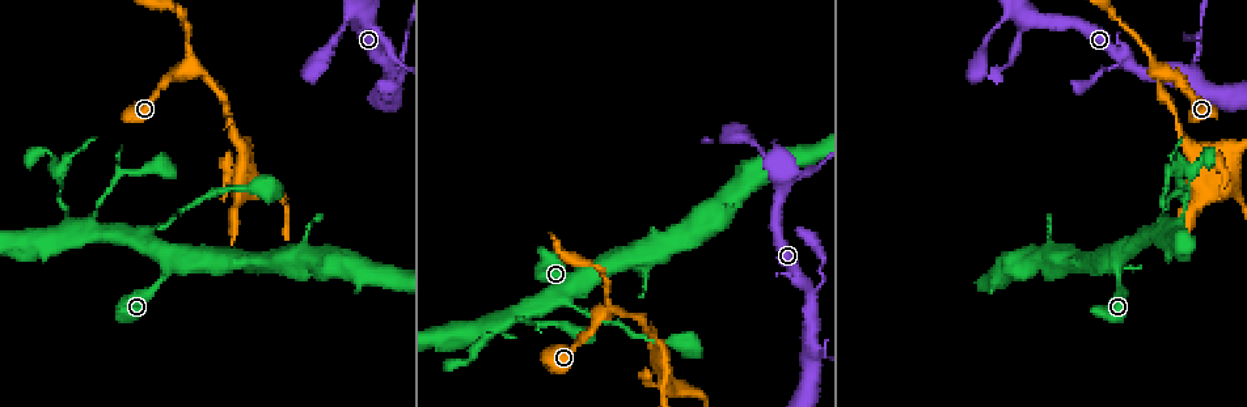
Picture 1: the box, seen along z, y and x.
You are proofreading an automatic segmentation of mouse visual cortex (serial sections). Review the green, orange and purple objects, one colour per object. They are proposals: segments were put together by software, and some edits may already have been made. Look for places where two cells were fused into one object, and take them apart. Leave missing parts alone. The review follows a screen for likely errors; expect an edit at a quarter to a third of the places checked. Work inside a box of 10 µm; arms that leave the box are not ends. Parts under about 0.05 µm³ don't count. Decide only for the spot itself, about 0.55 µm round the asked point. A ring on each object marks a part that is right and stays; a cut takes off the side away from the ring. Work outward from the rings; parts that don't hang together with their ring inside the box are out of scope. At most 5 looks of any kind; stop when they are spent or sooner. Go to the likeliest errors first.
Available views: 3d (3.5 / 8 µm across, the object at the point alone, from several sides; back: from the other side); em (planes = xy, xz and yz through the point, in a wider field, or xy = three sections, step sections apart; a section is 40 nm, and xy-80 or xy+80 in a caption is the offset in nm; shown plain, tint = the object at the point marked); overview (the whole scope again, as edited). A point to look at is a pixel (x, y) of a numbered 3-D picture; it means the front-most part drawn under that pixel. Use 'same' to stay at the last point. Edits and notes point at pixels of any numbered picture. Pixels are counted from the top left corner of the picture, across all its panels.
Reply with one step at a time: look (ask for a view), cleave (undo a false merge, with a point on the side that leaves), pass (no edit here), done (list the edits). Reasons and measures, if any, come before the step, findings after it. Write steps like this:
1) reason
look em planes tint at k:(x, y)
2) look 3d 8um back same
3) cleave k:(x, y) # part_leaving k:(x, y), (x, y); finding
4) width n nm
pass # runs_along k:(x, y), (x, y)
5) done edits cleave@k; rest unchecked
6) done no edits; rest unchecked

sudden change in width
look 3d 8um back at 1:(1027, 18)

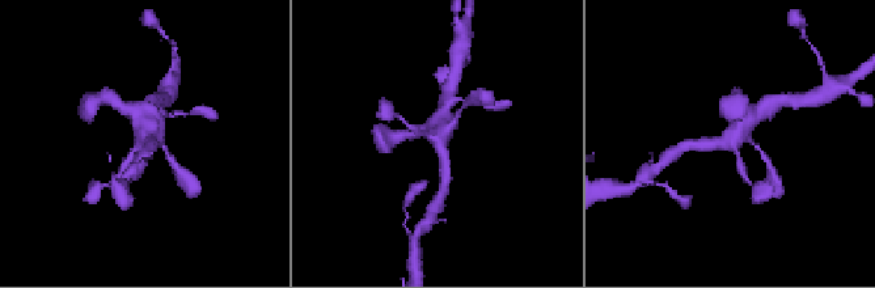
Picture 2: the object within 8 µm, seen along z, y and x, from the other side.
look em xy step 1 tint same

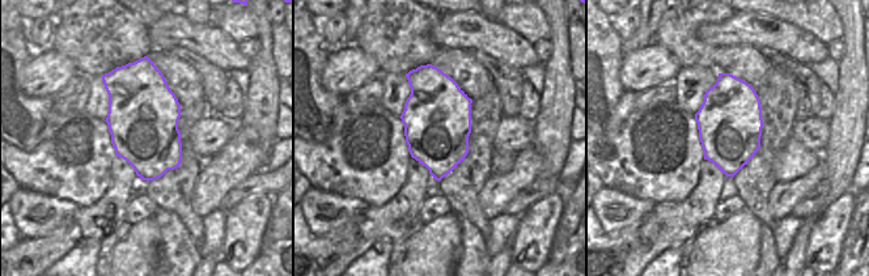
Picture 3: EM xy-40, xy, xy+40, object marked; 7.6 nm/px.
pass # runs_along 2:(444, 166), (439, 135), (457, 110); continuous, no second cell

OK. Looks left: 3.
small branch off a trunk
look 3d 3.5um at 1:(1139, 244)

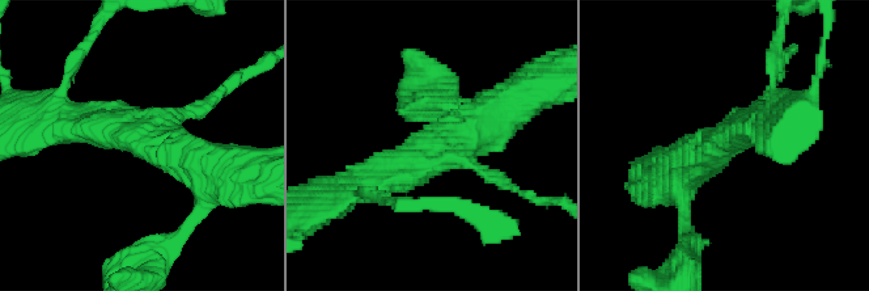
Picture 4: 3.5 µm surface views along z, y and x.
arms 3; arm_widths 150, 450, 500 nm; shape alone is not enough
look em xy step 5 tint at 4:(160, 141)

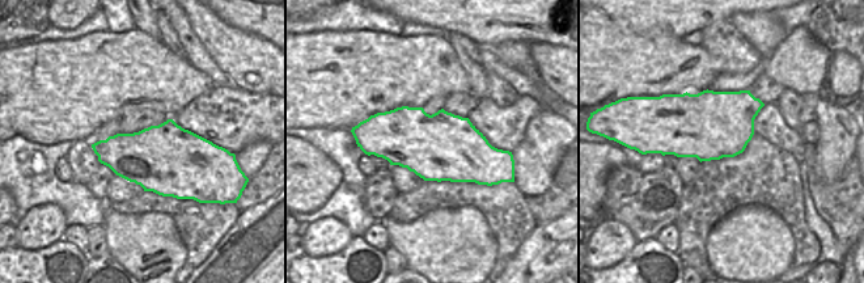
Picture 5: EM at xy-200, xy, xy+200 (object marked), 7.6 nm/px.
width 500 nm
pass # runs_along 4:(504, 100), (463, 140), (374, 177); one cell here

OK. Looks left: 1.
done no edits; rest unchecked

